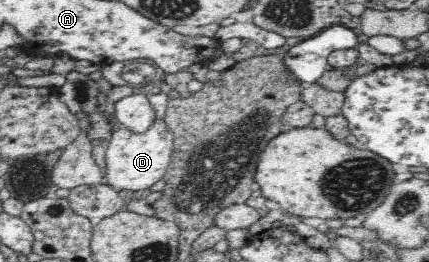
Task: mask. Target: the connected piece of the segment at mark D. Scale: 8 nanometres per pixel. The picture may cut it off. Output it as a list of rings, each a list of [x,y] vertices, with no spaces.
[[[155,119],[151,129],[145,133],[133,133],[130,129],[113,127],[106,142],[103,173],[105,185],[122,194],[139,194],[148,192],[152,185],[161,181],[170,167],[171,154],[174,148],[174,137],[166,122]]]

